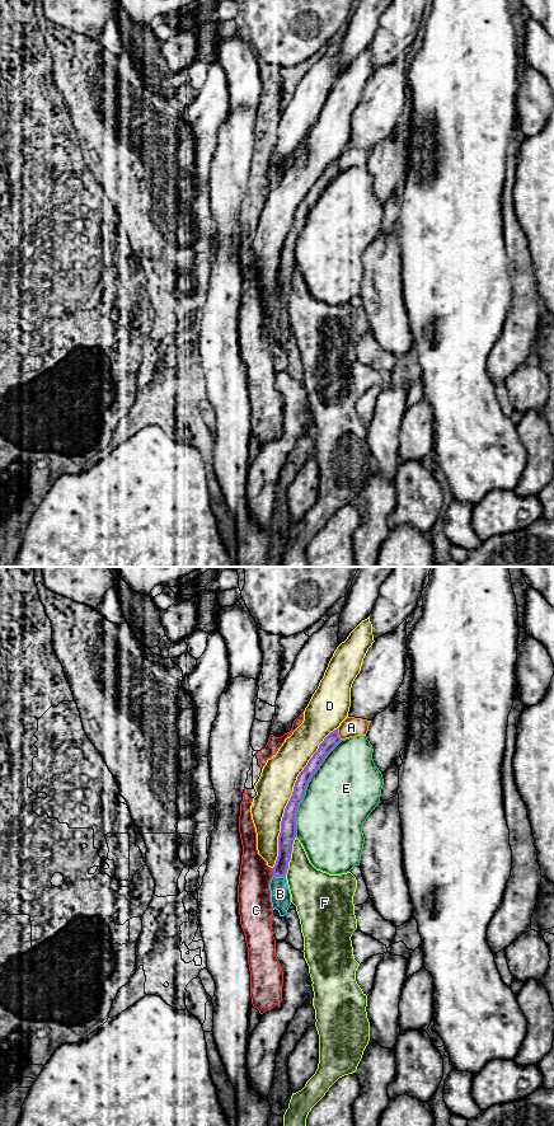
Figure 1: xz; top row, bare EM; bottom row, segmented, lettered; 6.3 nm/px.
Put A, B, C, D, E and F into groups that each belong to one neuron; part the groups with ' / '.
A / B / C / D / E / F

